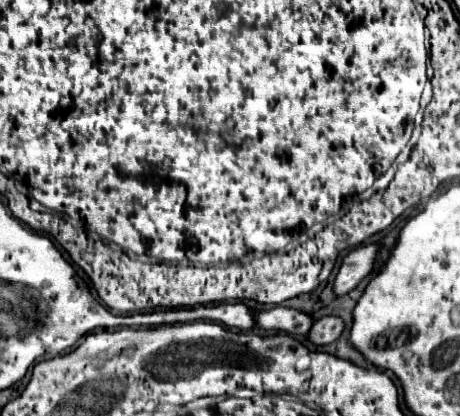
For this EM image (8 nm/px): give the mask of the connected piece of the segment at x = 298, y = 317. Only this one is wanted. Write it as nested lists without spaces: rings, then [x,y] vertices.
[[[274,307],[264,313],[256,315],[256,327],[262,331],[284,331],[288,335],[306,335],[312,327],[312,317],[296,311],[296,309],[286,309],[286,307]]]

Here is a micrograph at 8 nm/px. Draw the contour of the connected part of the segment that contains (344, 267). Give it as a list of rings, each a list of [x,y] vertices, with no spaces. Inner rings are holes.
[[[362,245],[352,249],[340,265],[340,271],[334,279],[334,295],[346,295],[352,291],[366,275],[372,271],[372,263],[376,259],[378,245]]]

